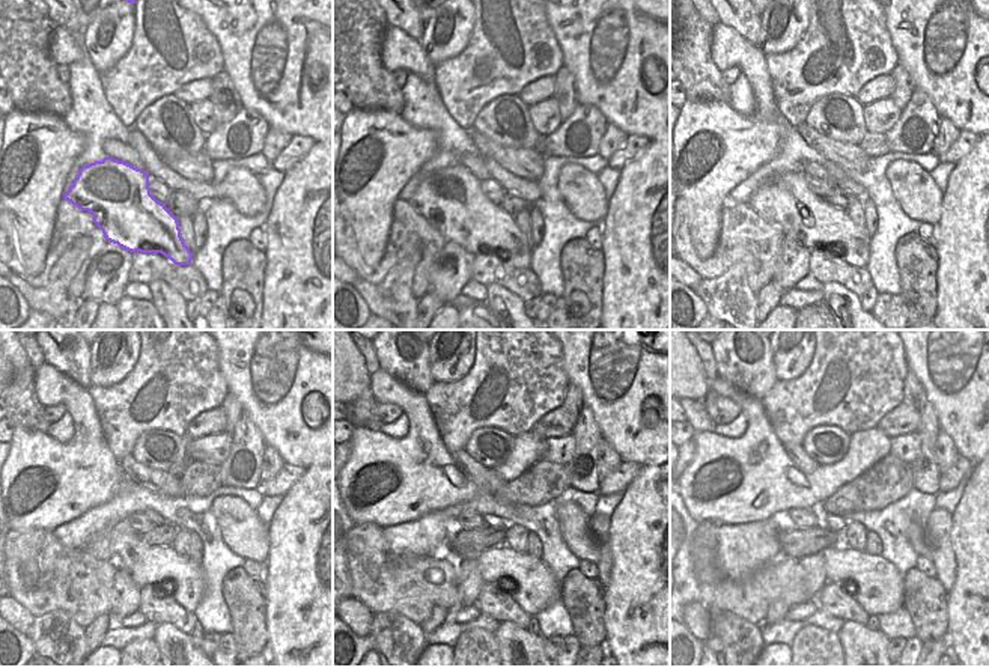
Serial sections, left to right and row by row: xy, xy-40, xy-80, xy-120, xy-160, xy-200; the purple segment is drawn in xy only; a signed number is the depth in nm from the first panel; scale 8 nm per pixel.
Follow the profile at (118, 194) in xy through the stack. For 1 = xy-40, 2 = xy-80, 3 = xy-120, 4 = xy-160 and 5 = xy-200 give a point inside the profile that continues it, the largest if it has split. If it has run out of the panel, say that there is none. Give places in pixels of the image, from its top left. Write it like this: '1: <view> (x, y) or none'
1: xy-40 (450, 199)
2: xy-80 (786, 199)
3: xy-120 (145, 563)
4: xy-160 (536, 587)
5: xy-200 (876, 584)

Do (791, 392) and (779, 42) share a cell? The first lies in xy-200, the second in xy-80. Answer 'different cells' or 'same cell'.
different cells

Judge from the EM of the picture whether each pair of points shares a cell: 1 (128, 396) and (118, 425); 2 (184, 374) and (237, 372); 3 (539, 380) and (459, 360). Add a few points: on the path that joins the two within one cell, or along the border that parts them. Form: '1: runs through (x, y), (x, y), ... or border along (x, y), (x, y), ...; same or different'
1: runs through (128, 404), (124, 417); same
2: border along (216, 345), (219, 368), (228, 393); different
3: border along (476, 345), (471, 368), (462, 377), (441, 383); different

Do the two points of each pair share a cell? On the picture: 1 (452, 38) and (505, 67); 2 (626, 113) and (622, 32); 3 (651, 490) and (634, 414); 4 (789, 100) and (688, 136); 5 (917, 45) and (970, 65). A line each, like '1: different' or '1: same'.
1: different
2: same
3: different
4: different
5: same

